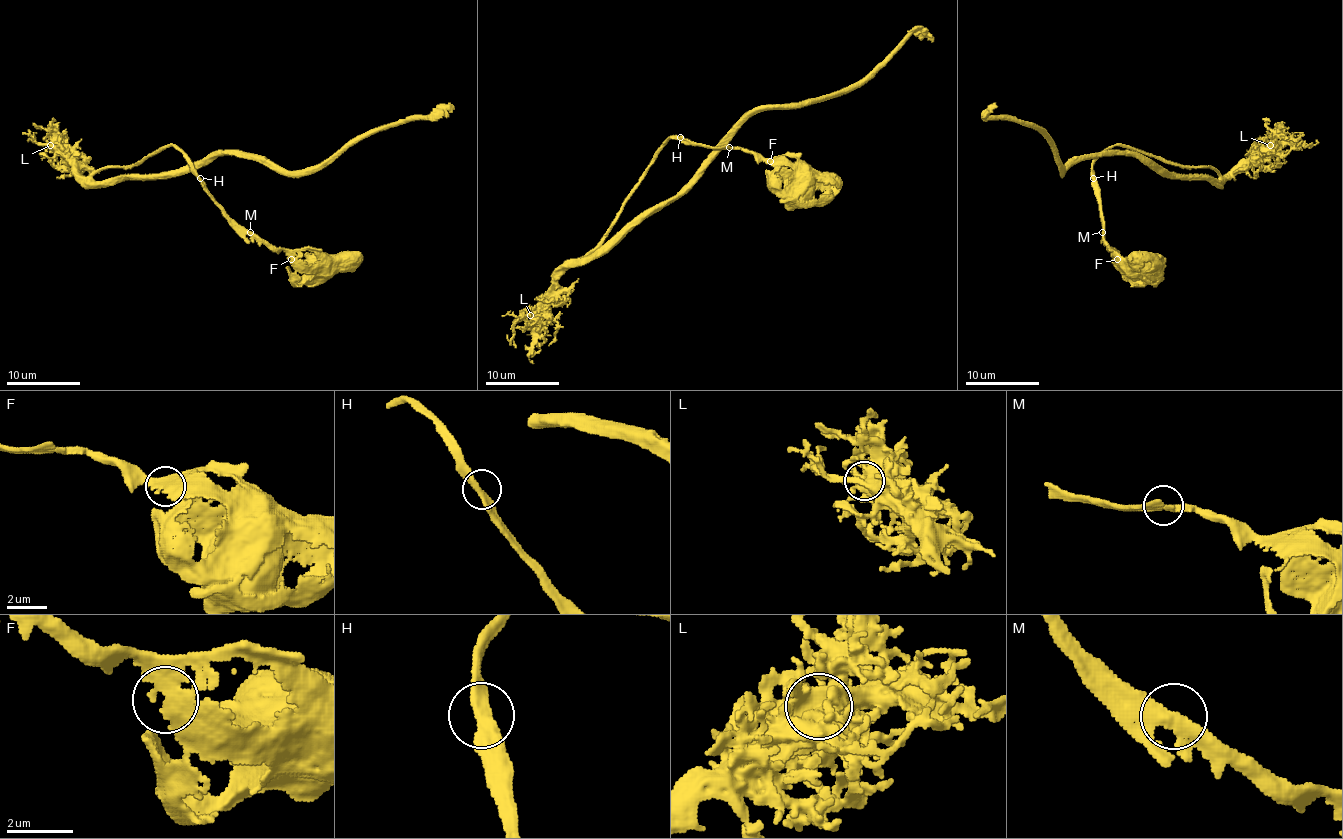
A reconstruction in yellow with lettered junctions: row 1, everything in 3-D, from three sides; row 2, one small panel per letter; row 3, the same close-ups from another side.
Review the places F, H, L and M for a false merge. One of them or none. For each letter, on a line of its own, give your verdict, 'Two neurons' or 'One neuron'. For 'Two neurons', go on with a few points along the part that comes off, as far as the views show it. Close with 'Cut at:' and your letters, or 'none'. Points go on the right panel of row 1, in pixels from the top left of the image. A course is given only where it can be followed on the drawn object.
F: One neuron
H: One neuron
L: One neuron
M: One neuron
Cut at: none

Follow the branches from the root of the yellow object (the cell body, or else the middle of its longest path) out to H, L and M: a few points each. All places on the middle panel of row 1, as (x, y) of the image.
H: (803, 195), (809, 191), (790, 172), (781, 172), (754, 154), (739, 148), (691, 145), (680, 137)
L: (803, 195), (809, 191), (790, 172), (754, 154), (670, 137), (611, 230), (558, 278), (530, 315)
M: (803, 195), (809, 191), (790, 172), (781, 172), (772, 163), (765, 163), (754, 154), (730, 146)

